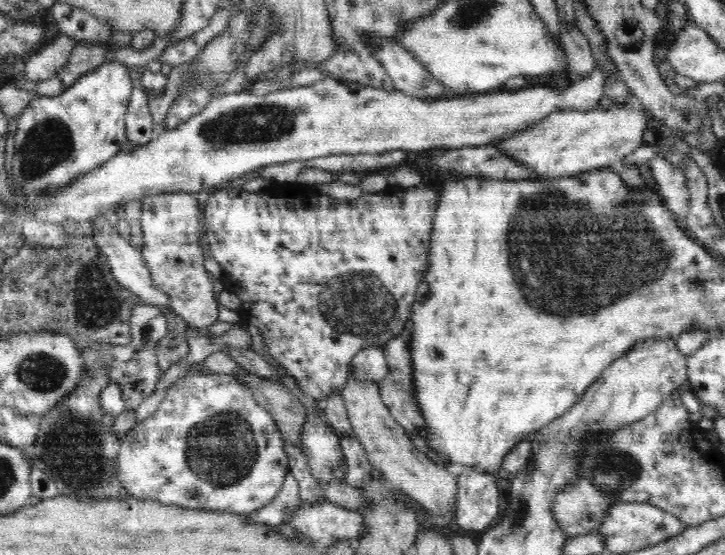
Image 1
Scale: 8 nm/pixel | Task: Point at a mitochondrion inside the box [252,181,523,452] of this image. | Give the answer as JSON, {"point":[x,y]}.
{"point":[356,305]}

